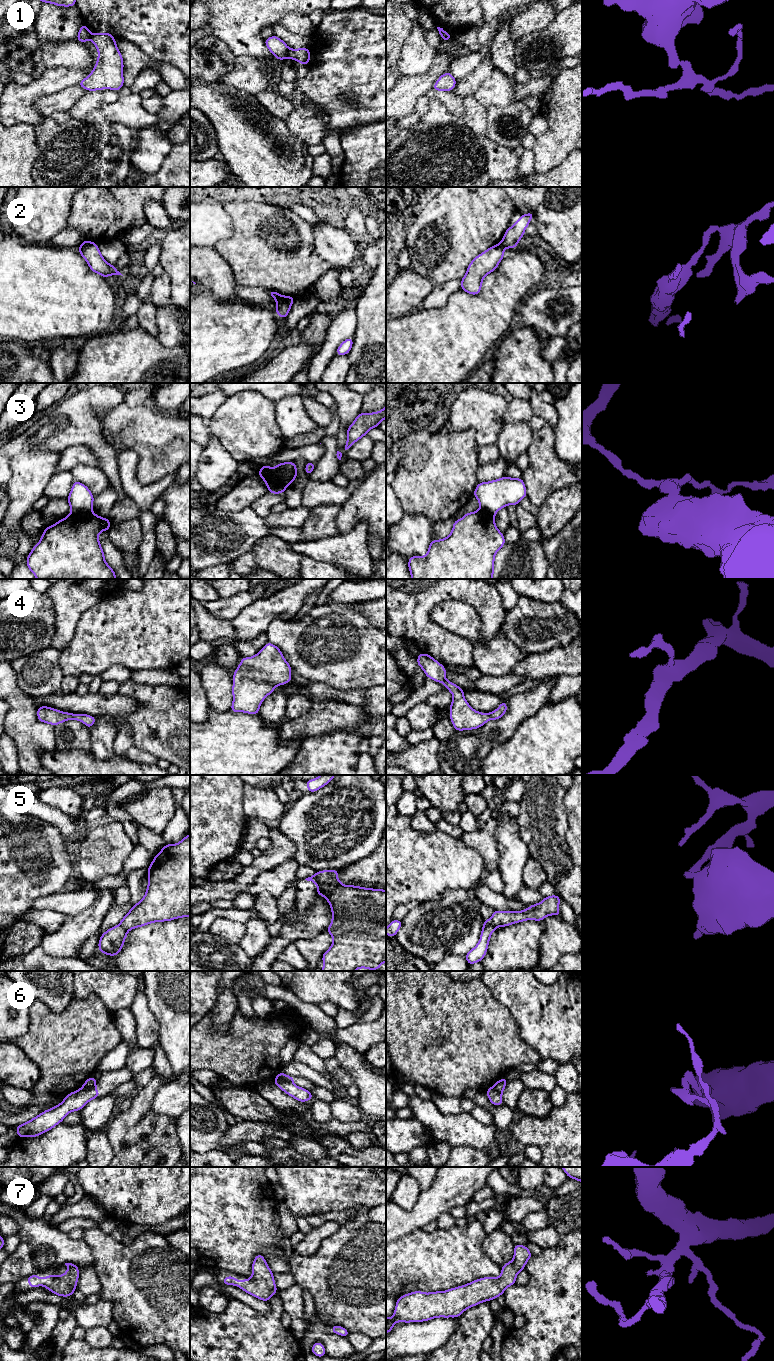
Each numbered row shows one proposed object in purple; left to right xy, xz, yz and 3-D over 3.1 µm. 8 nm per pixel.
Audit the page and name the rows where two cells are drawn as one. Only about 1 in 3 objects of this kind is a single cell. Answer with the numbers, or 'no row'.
1, 2, 3, 5, 6

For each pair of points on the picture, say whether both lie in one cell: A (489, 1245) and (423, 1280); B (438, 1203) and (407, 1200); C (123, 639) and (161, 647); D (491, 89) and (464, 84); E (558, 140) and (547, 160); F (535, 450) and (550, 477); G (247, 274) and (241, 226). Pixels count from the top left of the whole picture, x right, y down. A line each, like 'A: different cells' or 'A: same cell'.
A: different cells
B: different cells
C: same cell
D: different cells
E: same cell
F: same cell
G: same cell

